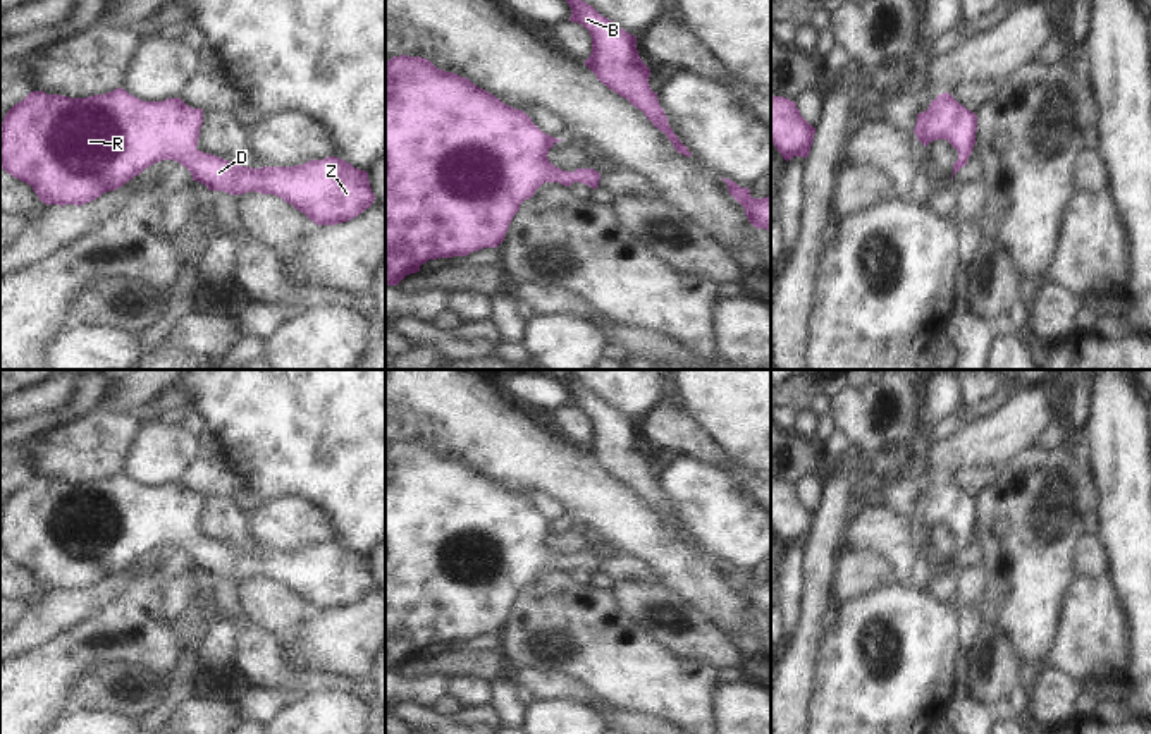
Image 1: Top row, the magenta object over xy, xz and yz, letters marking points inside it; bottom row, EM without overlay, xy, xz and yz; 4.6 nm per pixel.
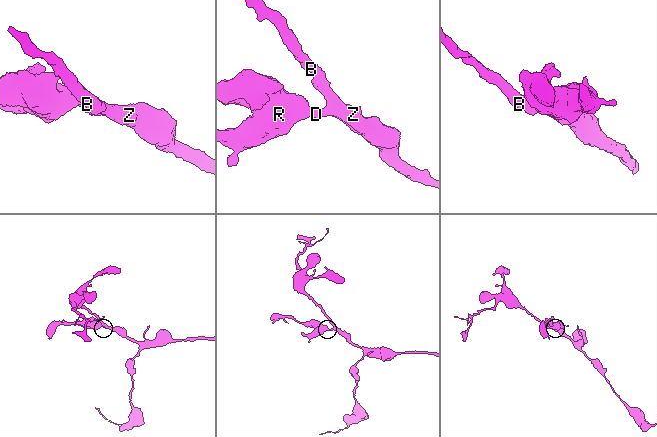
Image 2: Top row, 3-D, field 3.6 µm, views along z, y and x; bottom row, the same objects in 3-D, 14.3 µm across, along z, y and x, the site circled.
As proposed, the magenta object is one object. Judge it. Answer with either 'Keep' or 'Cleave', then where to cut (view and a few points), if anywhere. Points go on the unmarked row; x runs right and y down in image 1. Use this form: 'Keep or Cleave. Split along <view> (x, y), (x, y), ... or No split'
Keep. No split

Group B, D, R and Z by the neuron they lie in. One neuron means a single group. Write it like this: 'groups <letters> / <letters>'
groups B D R Z

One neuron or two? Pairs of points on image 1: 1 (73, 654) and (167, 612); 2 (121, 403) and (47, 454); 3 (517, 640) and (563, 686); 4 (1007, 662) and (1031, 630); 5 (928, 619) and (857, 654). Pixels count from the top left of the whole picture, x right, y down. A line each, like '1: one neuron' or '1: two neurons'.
1: two neurons
2: two neurons
3: two neurons
4: two neurons
5: one neuron

